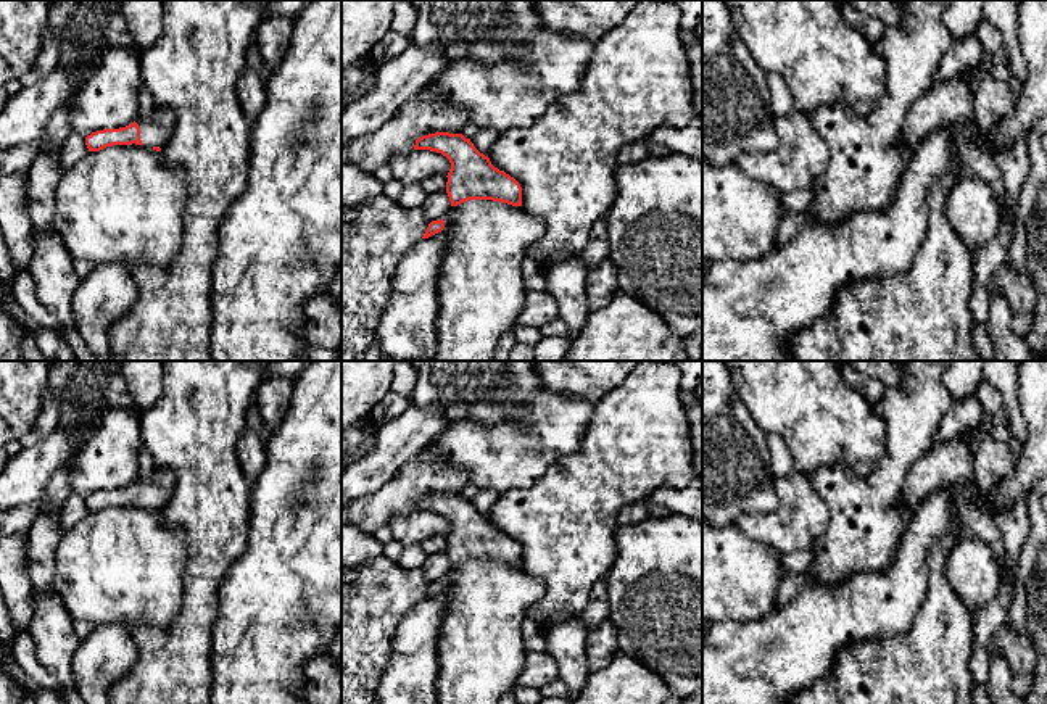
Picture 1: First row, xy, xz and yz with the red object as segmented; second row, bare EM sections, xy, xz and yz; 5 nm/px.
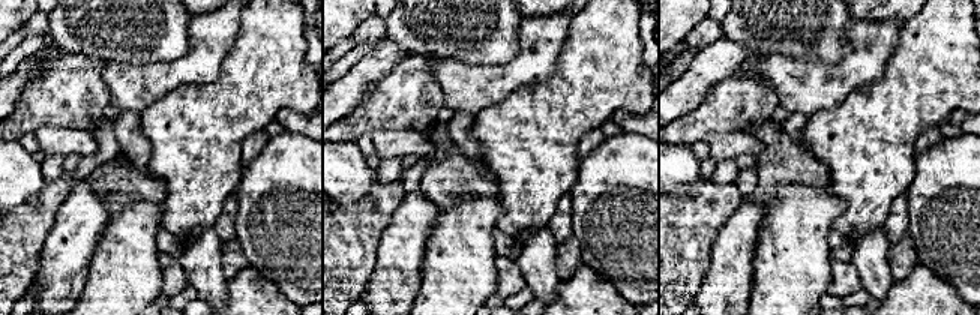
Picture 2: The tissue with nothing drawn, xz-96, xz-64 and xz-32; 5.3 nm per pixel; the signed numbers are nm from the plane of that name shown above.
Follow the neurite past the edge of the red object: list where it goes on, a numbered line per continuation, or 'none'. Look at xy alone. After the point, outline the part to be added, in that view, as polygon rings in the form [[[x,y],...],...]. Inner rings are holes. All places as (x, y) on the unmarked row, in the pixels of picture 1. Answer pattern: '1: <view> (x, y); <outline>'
1: xy (155, 492); [[[155,467],[148,480],[137,480],[135,483],[140,488],[140,501],[148,509],[163,509],[176,490],[172,472],[158,467]]]

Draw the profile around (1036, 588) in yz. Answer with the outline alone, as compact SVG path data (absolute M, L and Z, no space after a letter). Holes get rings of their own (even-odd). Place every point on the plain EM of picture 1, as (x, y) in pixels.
M1047 540L1037 551L1033 574L1026 583L1026 604L1026 636L1036 651L1037 664L1024 701L1026 704L1047 704Z

